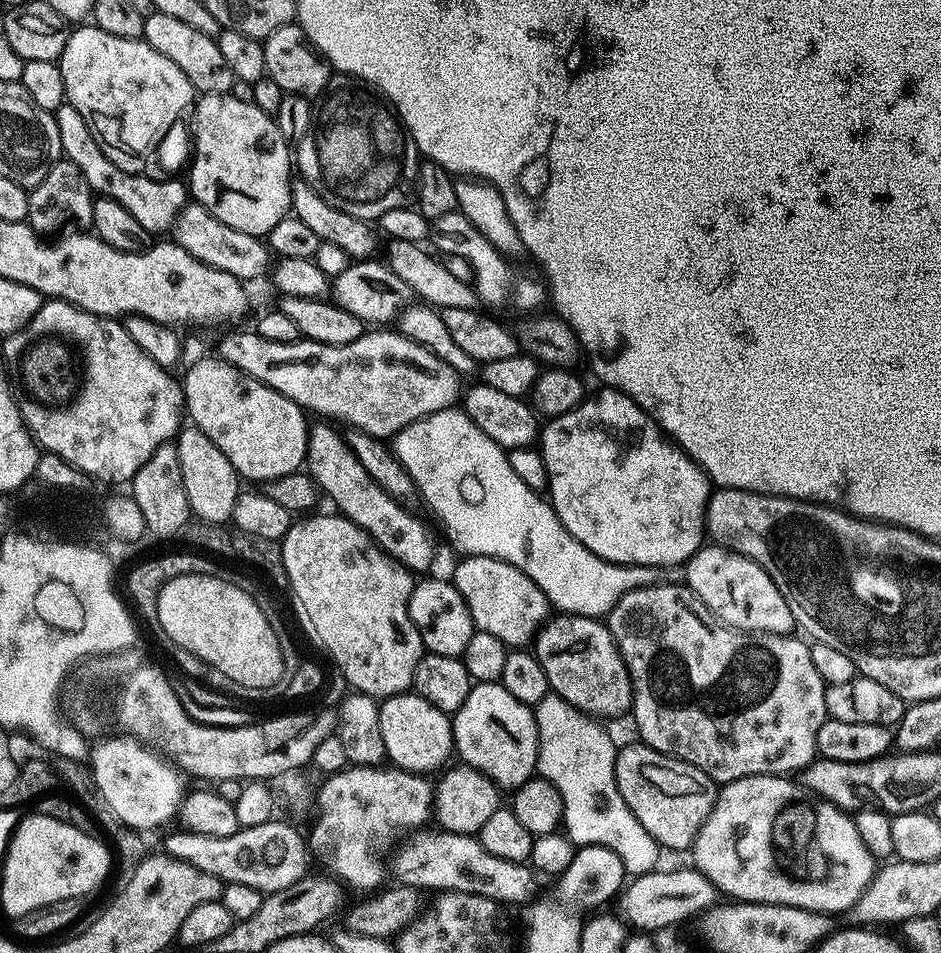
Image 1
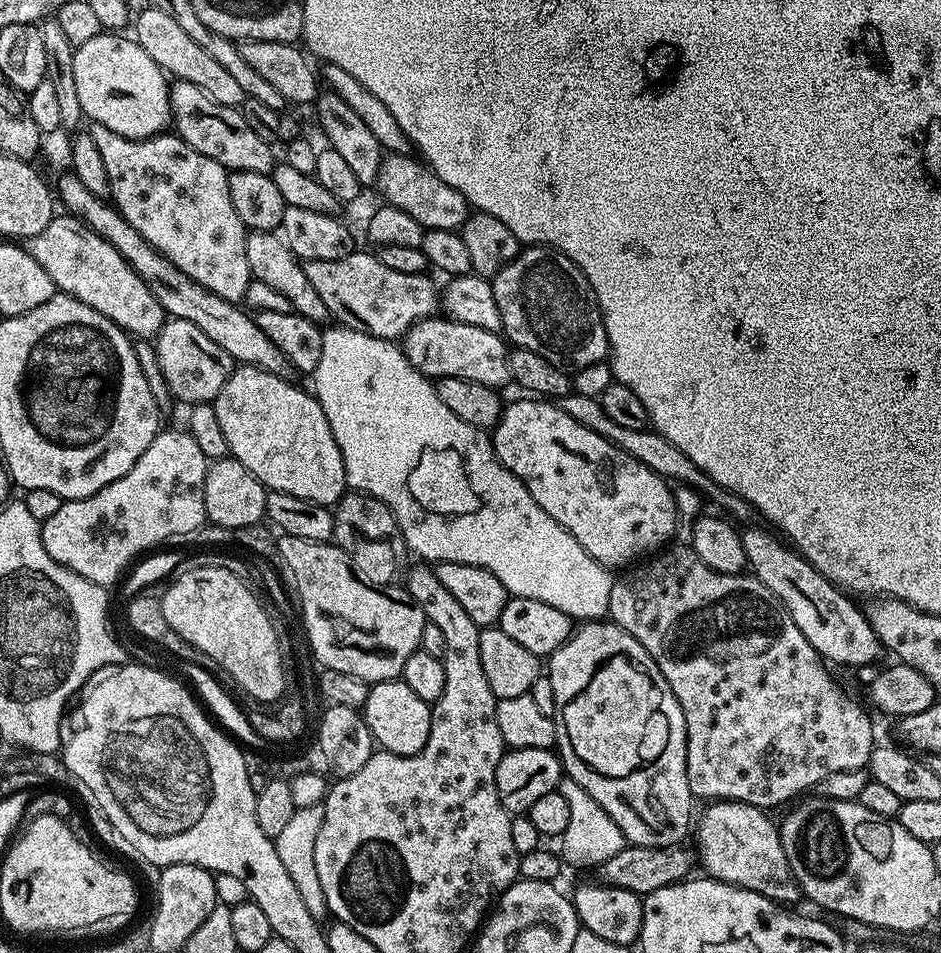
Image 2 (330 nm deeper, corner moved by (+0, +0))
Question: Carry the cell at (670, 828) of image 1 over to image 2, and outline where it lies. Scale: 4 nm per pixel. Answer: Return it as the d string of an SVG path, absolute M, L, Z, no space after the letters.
M718 800L707 805L708 808L704 813L699 813L698 819L694 824L694 836L696 832L696 844L694 843L695 851L698 853L698 860L704 863L704 868L709 877L713 880L720 880L723 884L736 884L740 888L748 888L751 892L757 892L758 894L762 894L767 900L773 902L781 902L780 900L800 900L802 893L800 891L799 886L796 884L796 879L792 877L792 871L790 870L790 866L788 865L788 859L786 858L786 852L784 847L780 842L780 830L779 827L775 823L771 824L768 821L769 813L762 808L755 808L752 804L743 804L742 802L738 802L737 800Z

